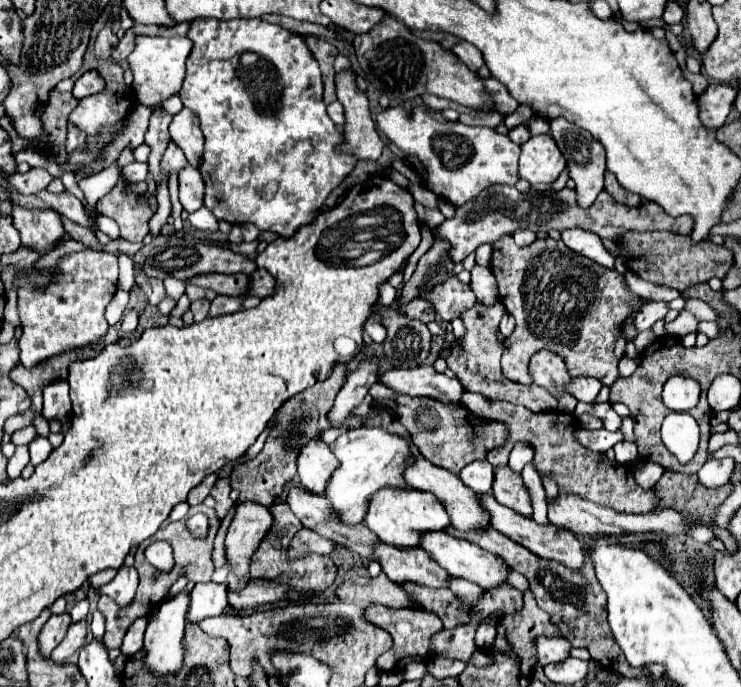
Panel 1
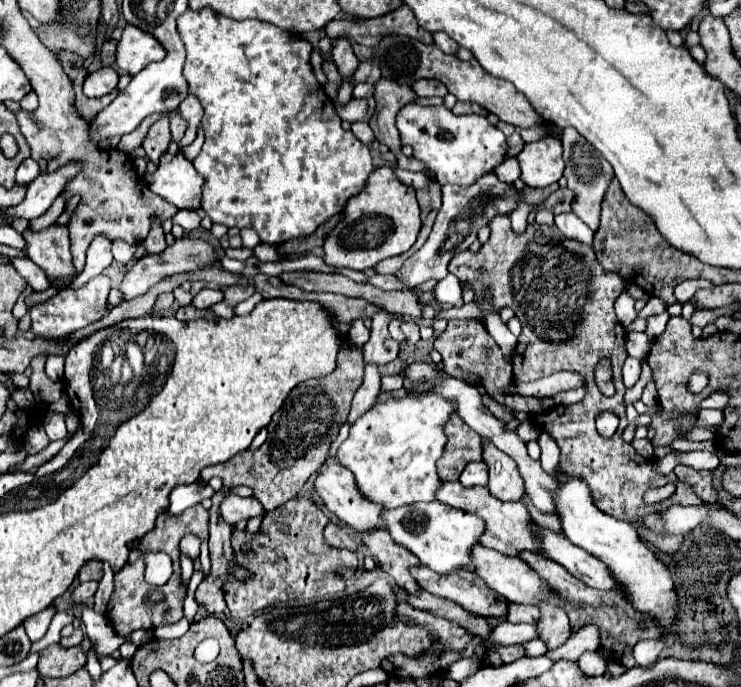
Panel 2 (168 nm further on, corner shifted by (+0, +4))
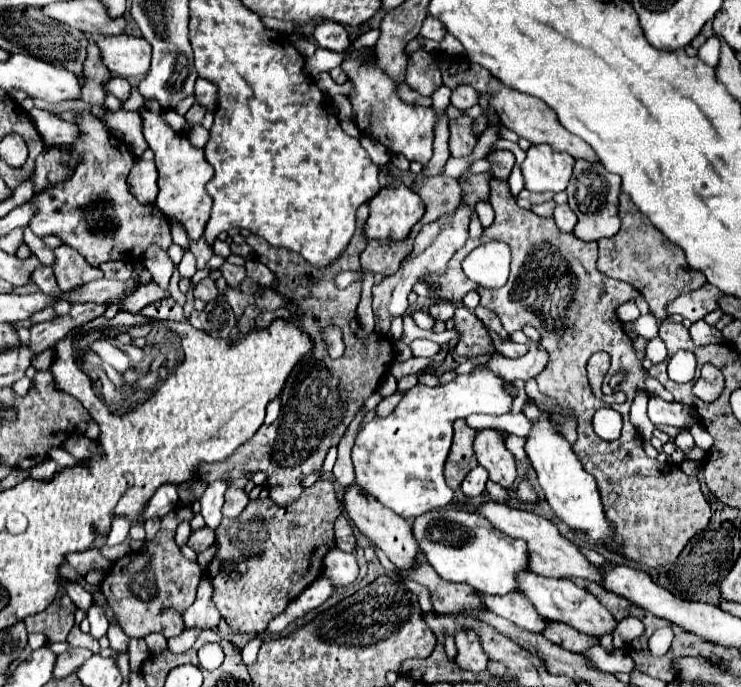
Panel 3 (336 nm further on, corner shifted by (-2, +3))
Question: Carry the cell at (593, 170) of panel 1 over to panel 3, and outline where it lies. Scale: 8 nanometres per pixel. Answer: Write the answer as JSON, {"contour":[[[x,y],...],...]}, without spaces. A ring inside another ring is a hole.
{"contour":[[[576,160],[572,180],[568,182],[568,206],[578,216],[578,224],[574,228],[574,234],[580,240],[598,240],[598,238],[610,238],[618,232],[620,220],[618,220],[618,194],[620,194],[620,176],[610,174],[602,162],[590,162],[590,160]]]}

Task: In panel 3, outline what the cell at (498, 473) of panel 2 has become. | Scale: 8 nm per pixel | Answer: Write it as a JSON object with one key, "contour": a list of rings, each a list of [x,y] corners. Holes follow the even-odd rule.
{"contour":[[[478,430],[478,436],[474,440],[474,452],[478,462],[488,470],[492,482],[500,484],[502,488],[510,488],[514,484],[516,462],[494,430]]]}

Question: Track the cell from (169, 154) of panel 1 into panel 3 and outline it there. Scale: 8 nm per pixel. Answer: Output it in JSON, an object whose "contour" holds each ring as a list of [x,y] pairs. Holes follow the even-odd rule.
{"contour":[[[194,104],[188,112],[186,112],[186,122],[190,124],[190,126],[198,126],[200,122],[202,122],[202,118],[204,118],[204,114],[206,114],[206,110],[200,106],[200,104]]]}

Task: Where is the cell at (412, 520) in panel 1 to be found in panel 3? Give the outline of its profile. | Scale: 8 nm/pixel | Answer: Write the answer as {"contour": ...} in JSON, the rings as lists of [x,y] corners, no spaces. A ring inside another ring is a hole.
{"contour":[[[454,508],[426,512],[412,520],[412,534],[416,536],[420,552],[426,556],[440,578],[448,582],[468,584],[478,592],[512,592],[516,590],[516,574],[528,570],[526,542],[512,540],[476,512]]]}

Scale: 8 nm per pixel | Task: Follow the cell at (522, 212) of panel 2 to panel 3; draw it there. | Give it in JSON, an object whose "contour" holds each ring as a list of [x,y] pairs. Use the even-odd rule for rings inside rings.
{"contour":[[[494,150],[490,156],[486,156],[492,162],[492,176],[496,180],[508,180],[510,172],[514,168],[514,154],[510,150]]]}

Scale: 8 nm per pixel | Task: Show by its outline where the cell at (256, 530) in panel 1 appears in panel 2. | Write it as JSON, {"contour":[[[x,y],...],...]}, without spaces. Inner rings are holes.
{"contour":[[[230,493],[222,503],[220,503],[220,513],[224,517],[226,523],[236,525],[242,519],[250,519],[254,515],[260,515],[264,511],[264,507],[260,505],[258,499],[254,497],[238,497],[234,493]]]}

